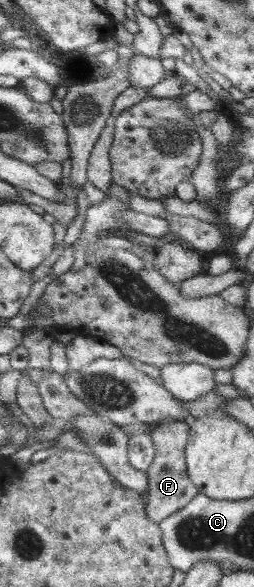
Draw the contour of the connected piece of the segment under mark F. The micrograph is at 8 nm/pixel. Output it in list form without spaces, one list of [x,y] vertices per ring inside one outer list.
[[[168,420],[152,428],[150,433],[156,448],[153,461],[146,471],[148,502],[144,510],[146,516],[157,524],[178,509],[183,509],[198,494],[196,485],[189,479],[185,461],[189,429],[185,421]]]

